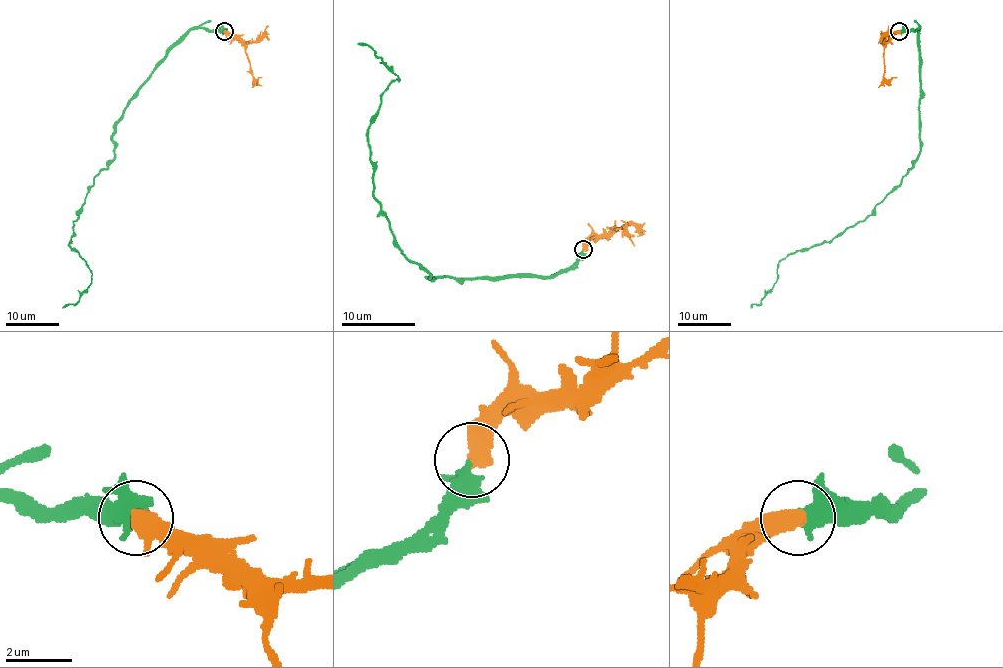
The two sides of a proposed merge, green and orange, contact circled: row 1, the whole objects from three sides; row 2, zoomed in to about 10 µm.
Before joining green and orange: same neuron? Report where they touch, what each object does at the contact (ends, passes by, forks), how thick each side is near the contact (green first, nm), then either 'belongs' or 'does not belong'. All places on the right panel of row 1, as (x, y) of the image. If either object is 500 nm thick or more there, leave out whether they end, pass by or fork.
at (899, 31); 320 nm thick on the green side, 550 nm on the other; belongs

